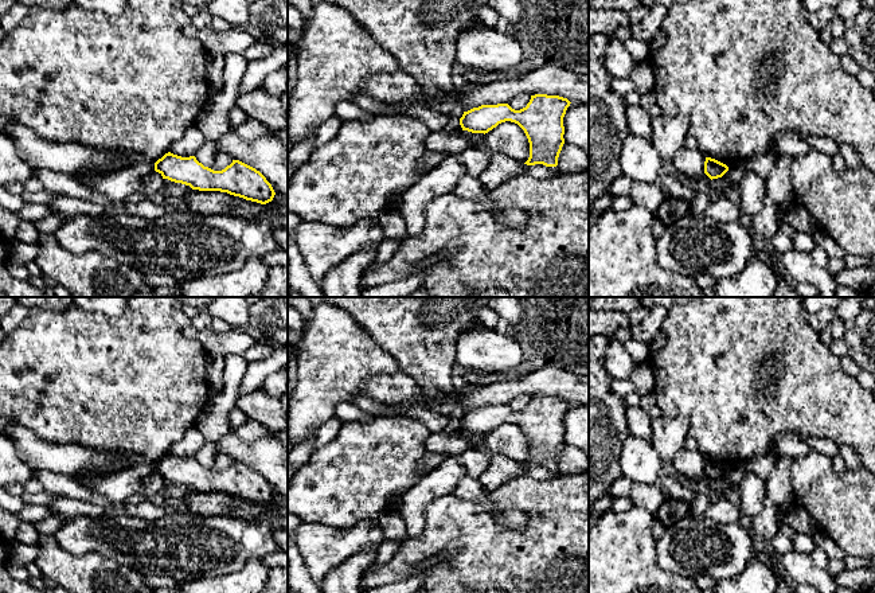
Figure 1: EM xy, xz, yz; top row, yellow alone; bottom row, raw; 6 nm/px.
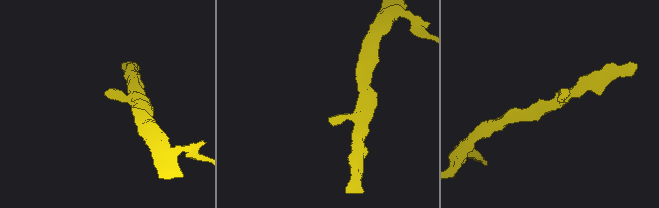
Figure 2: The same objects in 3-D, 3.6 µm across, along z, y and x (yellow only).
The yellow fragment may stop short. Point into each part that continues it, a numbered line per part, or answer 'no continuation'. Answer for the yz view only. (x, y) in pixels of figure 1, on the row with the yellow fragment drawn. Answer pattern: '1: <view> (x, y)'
no continuation

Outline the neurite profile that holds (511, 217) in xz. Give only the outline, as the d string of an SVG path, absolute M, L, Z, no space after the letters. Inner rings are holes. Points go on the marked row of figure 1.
M517 207L499 210L497 219L509 229L523 229L526 223L524 212Z

